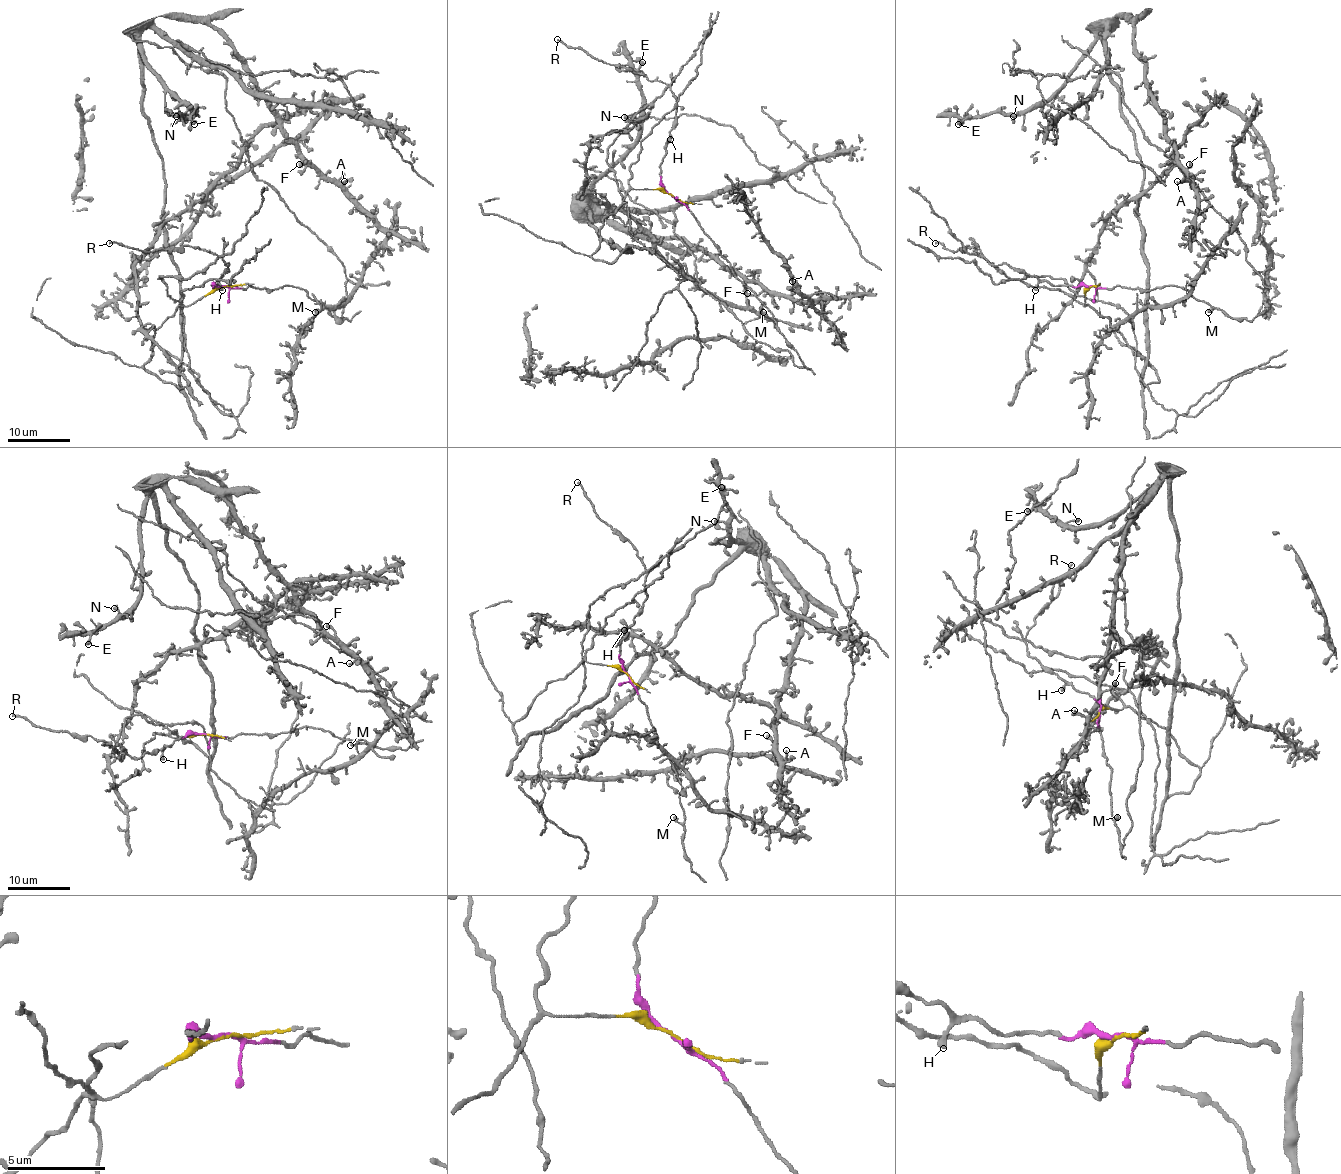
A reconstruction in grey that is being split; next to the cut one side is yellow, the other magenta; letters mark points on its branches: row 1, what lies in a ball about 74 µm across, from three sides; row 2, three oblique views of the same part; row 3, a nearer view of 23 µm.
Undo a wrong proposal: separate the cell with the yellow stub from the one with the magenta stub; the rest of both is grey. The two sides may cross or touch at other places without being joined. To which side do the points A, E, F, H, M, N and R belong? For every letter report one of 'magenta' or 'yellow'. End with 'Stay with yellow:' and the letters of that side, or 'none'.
A: yellow
E: yellow
F: yellow
H: magenta
M: magenta
N: yellow
R: magenta
Stay with yellow: A, E, F, N

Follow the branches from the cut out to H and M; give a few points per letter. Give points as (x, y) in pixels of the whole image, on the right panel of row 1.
H: (1091, 286), (1058, 286), (1041, 281), (1035, 290)
M: (1091, 286), (1151, 290), (1169, 286), (1182, 287), (1196, 300), (1214, 307), (1207, 312)

